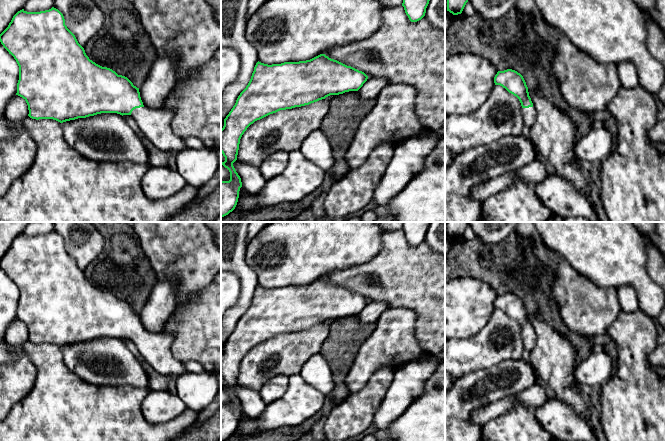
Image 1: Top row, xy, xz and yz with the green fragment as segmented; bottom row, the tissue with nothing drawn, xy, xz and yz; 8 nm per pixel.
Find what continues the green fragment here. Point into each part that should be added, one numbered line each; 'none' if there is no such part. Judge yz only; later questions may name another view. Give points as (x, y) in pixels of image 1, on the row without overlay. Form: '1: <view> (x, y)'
1: yz (529, 338)

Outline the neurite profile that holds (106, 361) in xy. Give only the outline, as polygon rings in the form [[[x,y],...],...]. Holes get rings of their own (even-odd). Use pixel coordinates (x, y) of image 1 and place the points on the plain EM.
[[[101,337],[61,349],[68,369],[89,384],[149,388],[142,364],[120,338]]]

